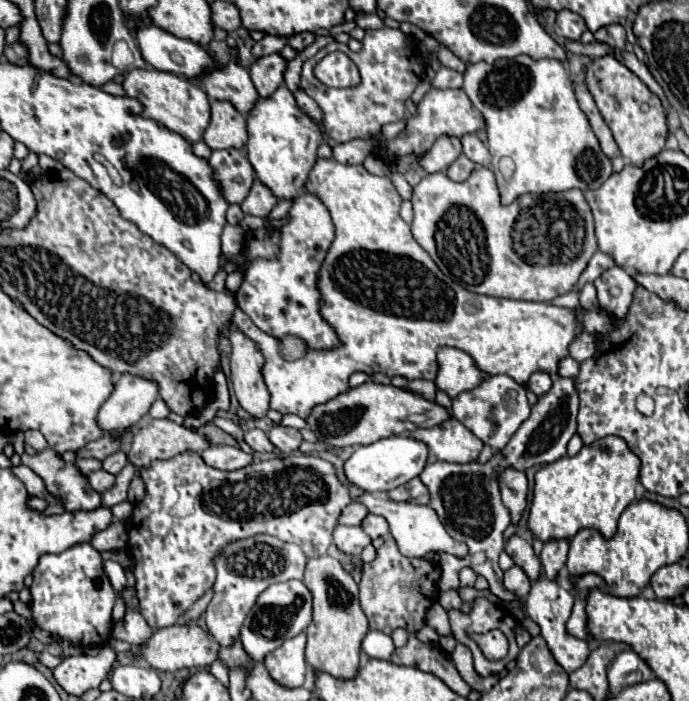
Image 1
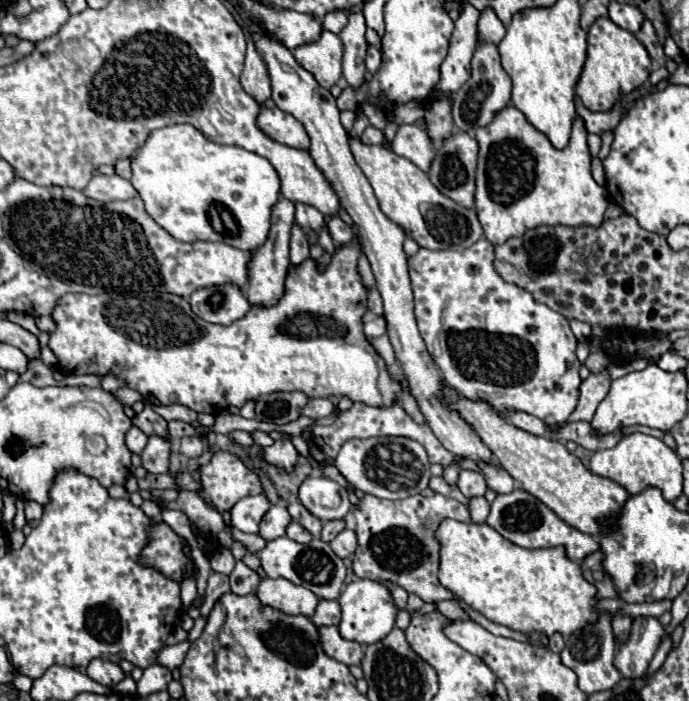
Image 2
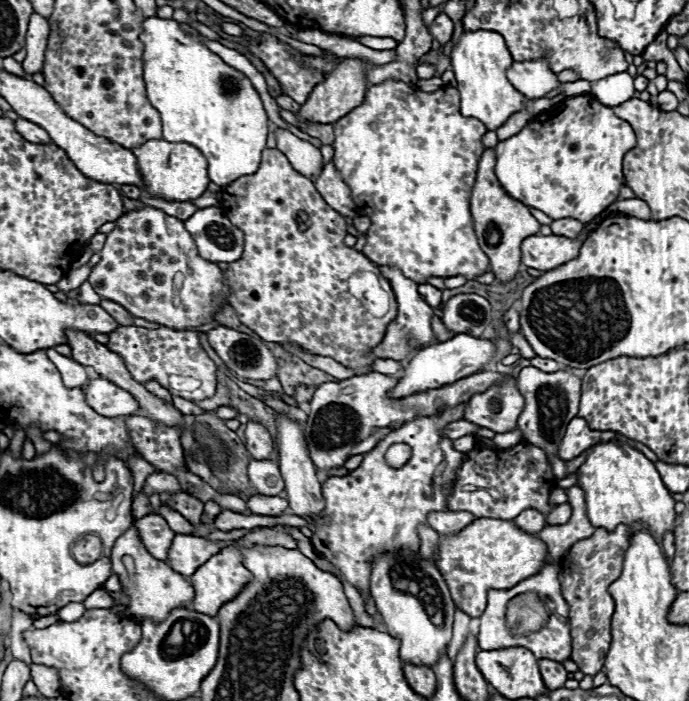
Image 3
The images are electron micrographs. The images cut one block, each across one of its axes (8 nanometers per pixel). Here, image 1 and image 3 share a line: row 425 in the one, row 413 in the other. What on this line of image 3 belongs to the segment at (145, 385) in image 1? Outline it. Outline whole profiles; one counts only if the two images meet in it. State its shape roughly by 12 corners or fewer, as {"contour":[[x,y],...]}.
{"contour":[[106,378],[88,380],[86,400],[108,418],[140,412],[136,398]]}

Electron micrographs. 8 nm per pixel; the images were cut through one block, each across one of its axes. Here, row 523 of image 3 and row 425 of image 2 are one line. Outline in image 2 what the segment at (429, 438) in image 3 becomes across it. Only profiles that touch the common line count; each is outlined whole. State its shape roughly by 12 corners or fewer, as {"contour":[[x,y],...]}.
{"contour":[[362,402],[330,426],[312,426],[316,446],[336,458],[350,438],[404,436],[420,442],[430,464],[462,462],[402,404]]}

